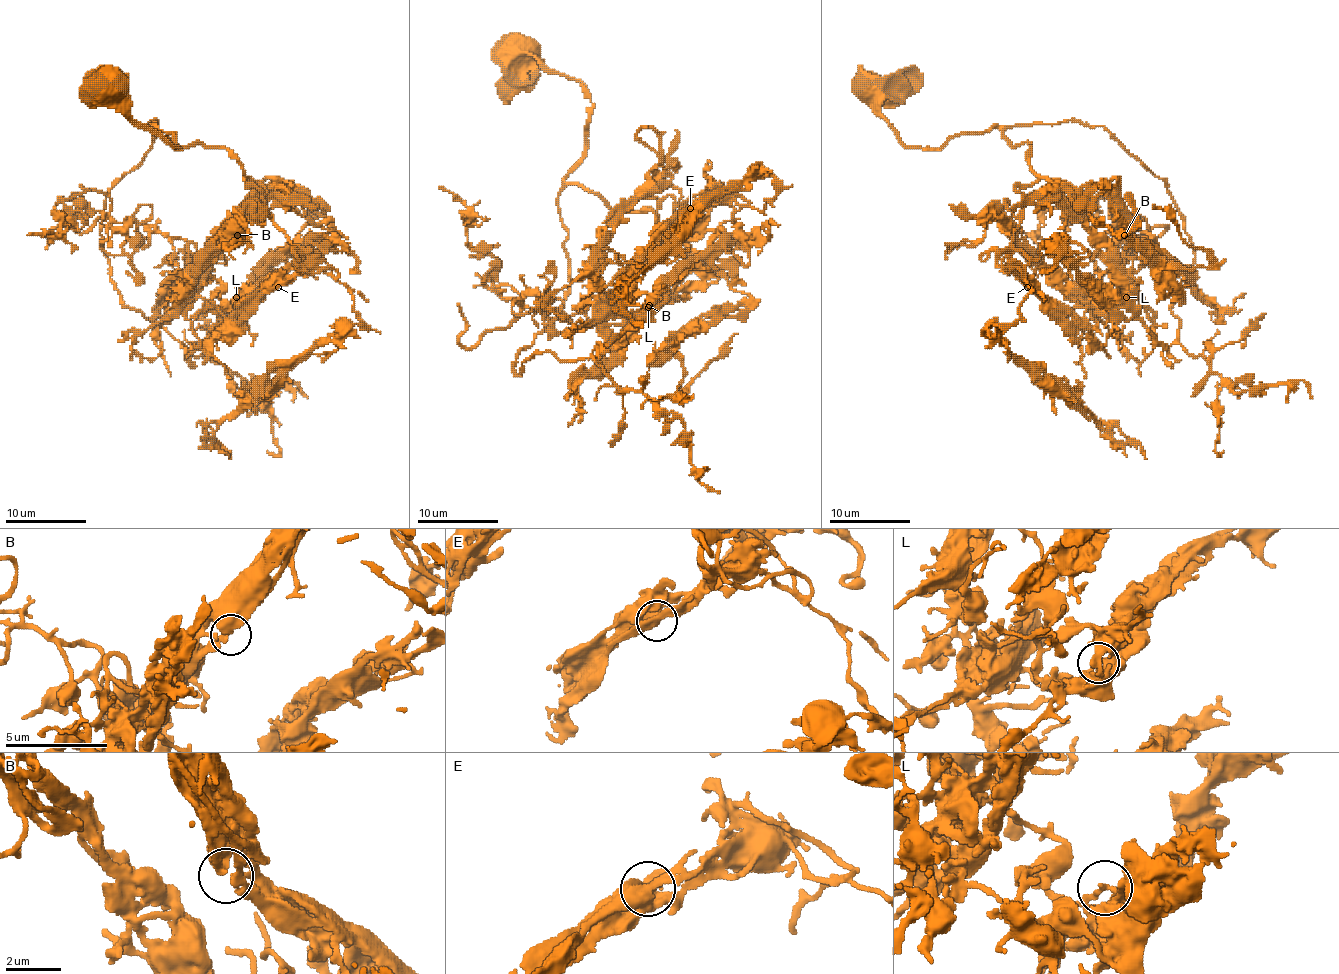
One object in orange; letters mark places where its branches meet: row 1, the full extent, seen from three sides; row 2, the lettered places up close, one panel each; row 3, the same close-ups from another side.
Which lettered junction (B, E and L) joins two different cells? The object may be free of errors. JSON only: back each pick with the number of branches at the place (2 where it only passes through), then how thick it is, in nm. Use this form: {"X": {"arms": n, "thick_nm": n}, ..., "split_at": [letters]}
{"L": {"arms": 1, "thick_nm": 500}, "split_at": ["L"]}

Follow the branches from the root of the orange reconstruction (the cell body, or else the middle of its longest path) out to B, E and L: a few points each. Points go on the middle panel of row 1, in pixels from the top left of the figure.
B: (518, 53), (574, 77), (592, 104), (584, 156), (564, 180), (614, 211), (651, 211), (703, 263), (649, 305)
E: (518, 53), (574, 77), (592, 104), (566, 182), (657, 219), (669, 194), (681, 205), (719, 190), (689, 209)
L: (518, 53), (592, 104), (564, 180), (655, 215), (665, 241), (619, 307), (649, 307)

